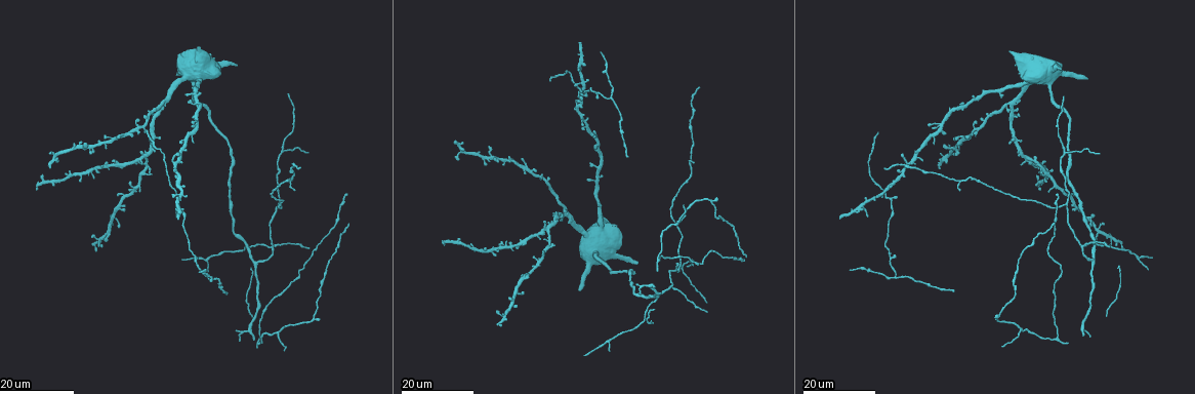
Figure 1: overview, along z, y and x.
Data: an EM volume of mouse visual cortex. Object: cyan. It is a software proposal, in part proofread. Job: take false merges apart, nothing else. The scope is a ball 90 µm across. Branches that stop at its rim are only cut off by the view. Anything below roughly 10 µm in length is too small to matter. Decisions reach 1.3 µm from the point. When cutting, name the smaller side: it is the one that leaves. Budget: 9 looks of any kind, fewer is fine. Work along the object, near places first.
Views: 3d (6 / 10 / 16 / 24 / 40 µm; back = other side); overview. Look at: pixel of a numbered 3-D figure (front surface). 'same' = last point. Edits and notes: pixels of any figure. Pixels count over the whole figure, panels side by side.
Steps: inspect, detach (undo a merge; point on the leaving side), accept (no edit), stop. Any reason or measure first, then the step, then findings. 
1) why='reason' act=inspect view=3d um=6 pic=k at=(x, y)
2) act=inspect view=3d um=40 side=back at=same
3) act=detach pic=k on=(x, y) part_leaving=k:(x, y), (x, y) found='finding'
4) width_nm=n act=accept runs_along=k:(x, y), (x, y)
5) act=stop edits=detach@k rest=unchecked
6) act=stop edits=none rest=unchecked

why='four arms meet' act=inspect view=3d um=16 pic=1 at=(1083, 245)

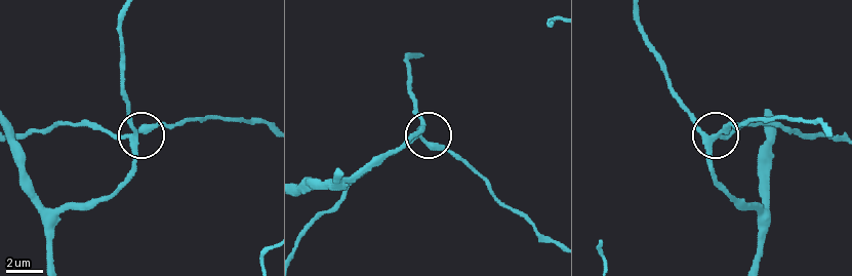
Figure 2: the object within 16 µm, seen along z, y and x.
act=inspect view=3d um=6 pic=2 at=(709, 136)

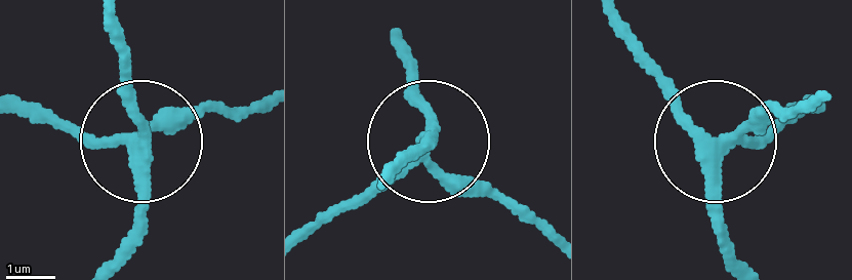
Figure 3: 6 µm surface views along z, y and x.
side_arm_um=36 arms=4 act=accept found='all the same neuron'

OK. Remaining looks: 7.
why='four arms meet' act=inspect view=3d um=24 pic=1 at=(1093, 259)

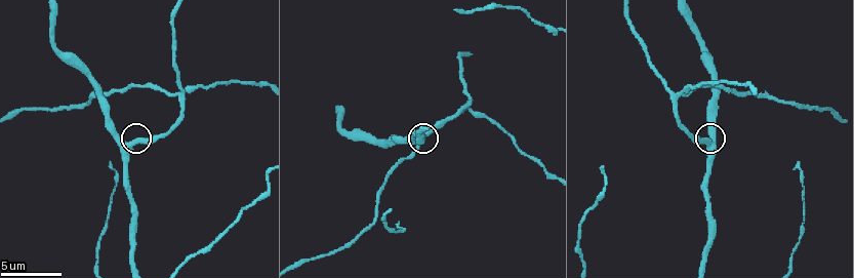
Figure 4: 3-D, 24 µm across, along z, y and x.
act=inspect view=3d um=6 pic=4 at=(131, 145)

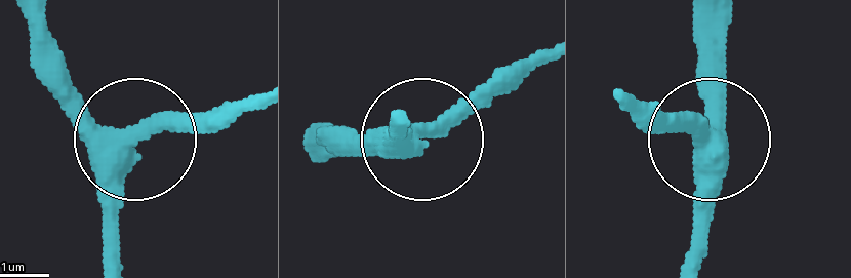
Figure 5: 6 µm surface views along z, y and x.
side_arm_um=86 act=accept runs_along=5:(721, 12), (710, 127), (673, 135), (640, 115) found='one neuron here'

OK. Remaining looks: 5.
why='side arm on a straight run' act=inspect view=3d um=16 pic=1 at=(1062, 156)

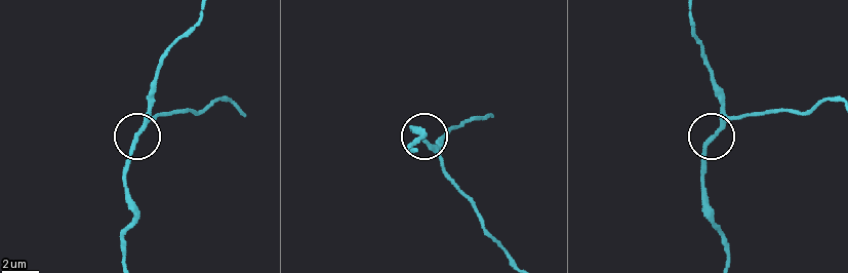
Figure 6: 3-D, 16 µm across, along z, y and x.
act=inspect view=3d um=10 pic=6 at=(721, 128)

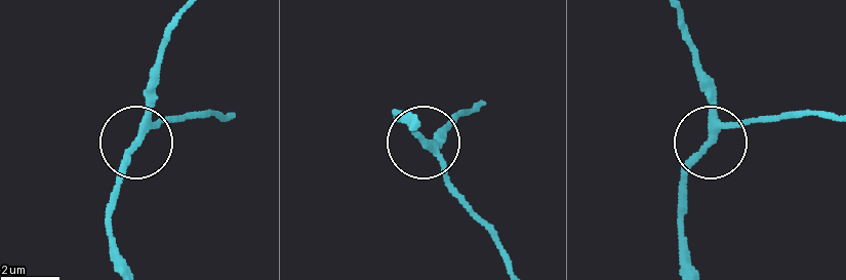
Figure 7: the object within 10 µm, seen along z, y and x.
arms=3 act=accept runs_along=7:(121, 269), (109, 203), (157, 80) found='continuous, no second neuron'

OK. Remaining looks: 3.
why='arms part here' act=inspect view=3d um=24 pic=1 at=(892, 277)

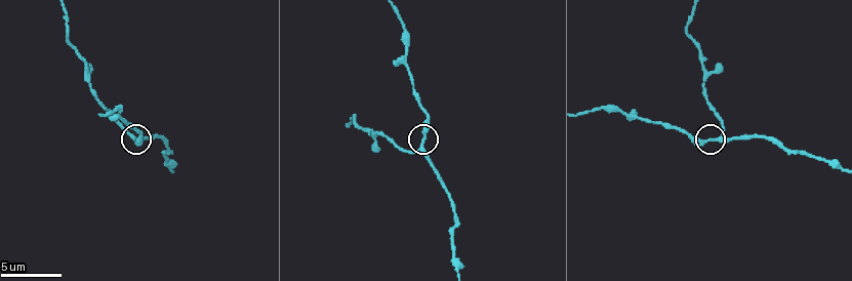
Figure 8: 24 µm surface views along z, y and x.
act=inspect view=3d um=10 pic=8 at=(720, 140)

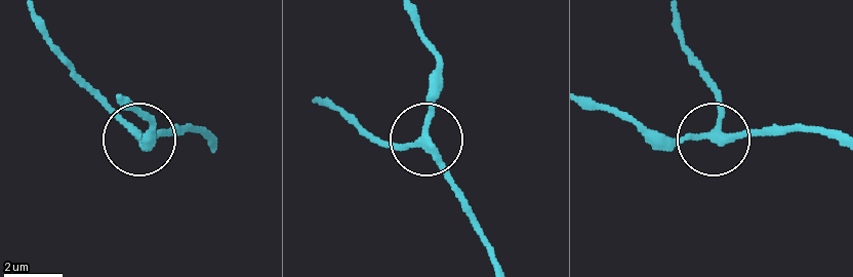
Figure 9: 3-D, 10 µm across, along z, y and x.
act=accept runs_along=9:(317, 103), (388, 144), (409, 147), (421, 140), (437, 68) found='continuous, no second neuron'

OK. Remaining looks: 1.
act=stop edits=none rest=unchecked

